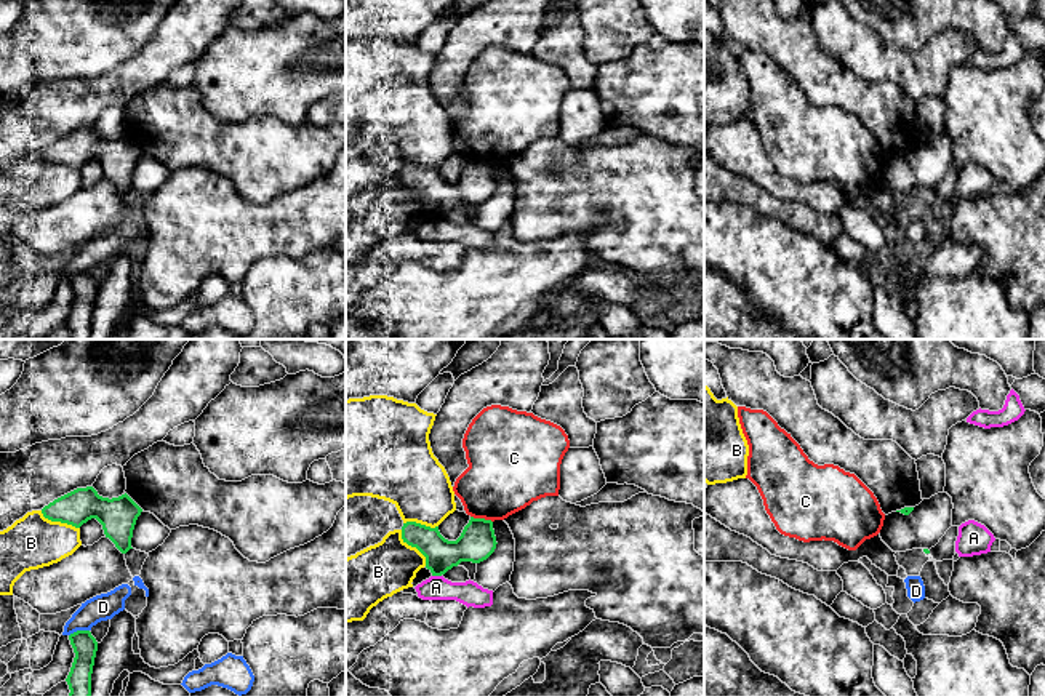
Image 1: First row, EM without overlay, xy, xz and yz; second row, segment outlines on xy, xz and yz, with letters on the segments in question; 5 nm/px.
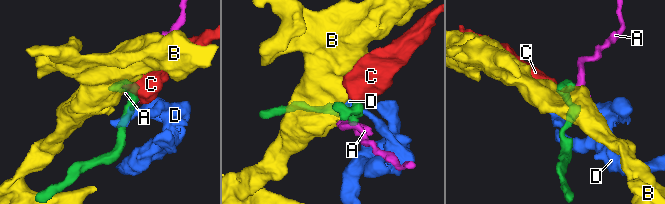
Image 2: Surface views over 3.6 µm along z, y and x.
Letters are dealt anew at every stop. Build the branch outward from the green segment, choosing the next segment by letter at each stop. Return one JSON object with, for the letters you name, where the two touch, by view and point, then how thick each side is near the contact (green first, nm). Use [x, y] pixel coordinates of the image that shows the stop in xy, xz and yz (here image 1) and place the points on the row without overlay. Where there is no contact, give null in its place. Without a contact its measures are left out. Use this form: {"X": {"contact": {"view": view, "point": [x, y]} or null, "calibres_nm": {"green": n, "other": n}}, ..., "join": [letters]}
{"join": []}

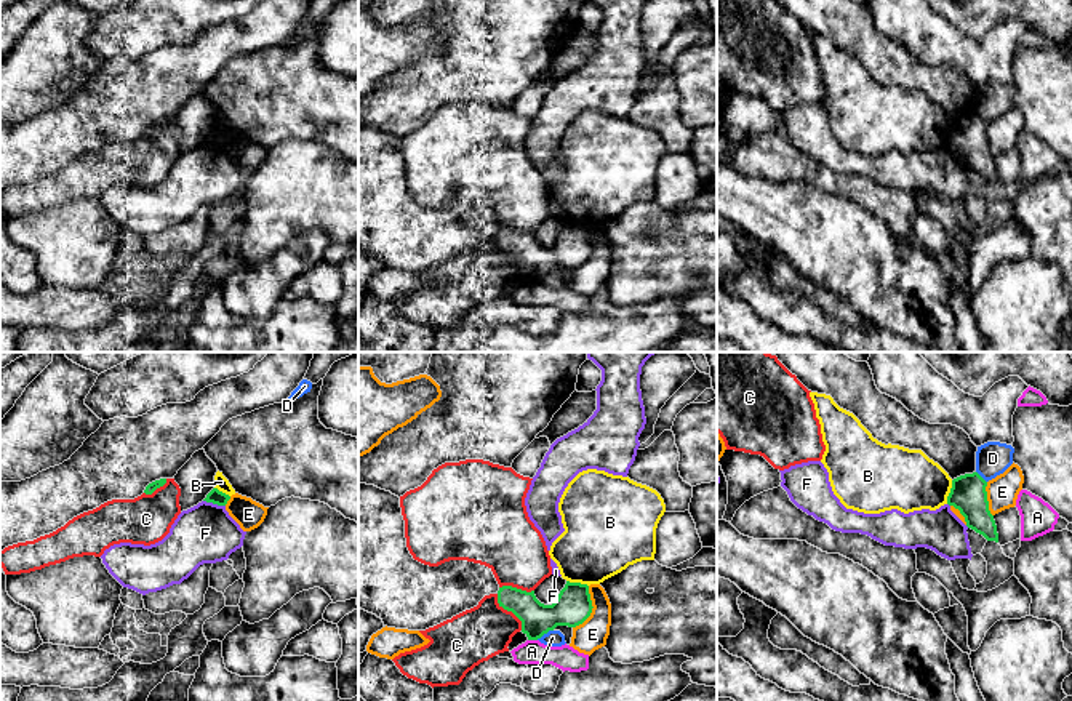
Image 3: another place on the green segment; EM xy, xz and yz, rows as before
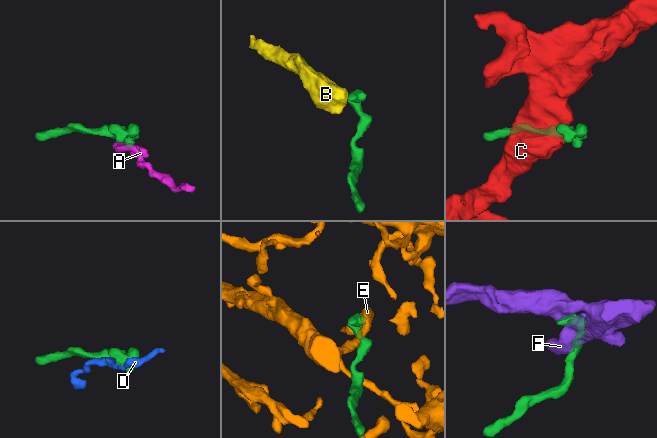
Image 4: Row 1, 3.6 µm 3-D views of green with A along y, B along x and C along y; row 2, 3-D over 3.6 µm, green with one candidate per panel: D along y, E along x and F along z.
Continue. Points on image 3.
{"D": {"contact": {"view": "xz", "point": [544, 274]}, "calibres_nm": {"green": 190, "other": 80}}, "join": ["D"]}

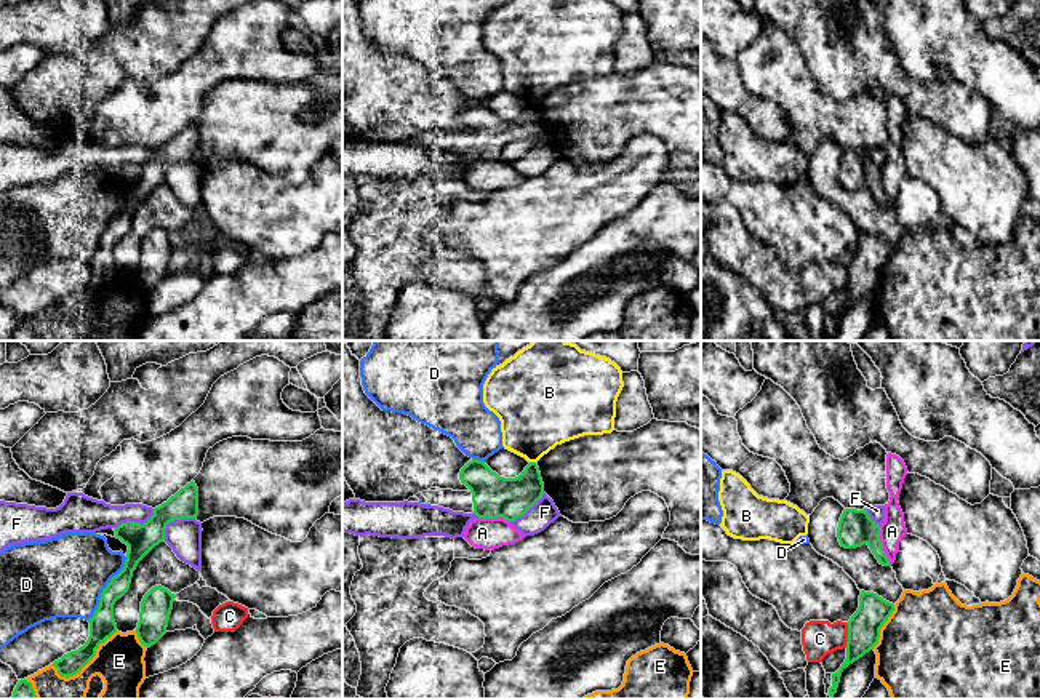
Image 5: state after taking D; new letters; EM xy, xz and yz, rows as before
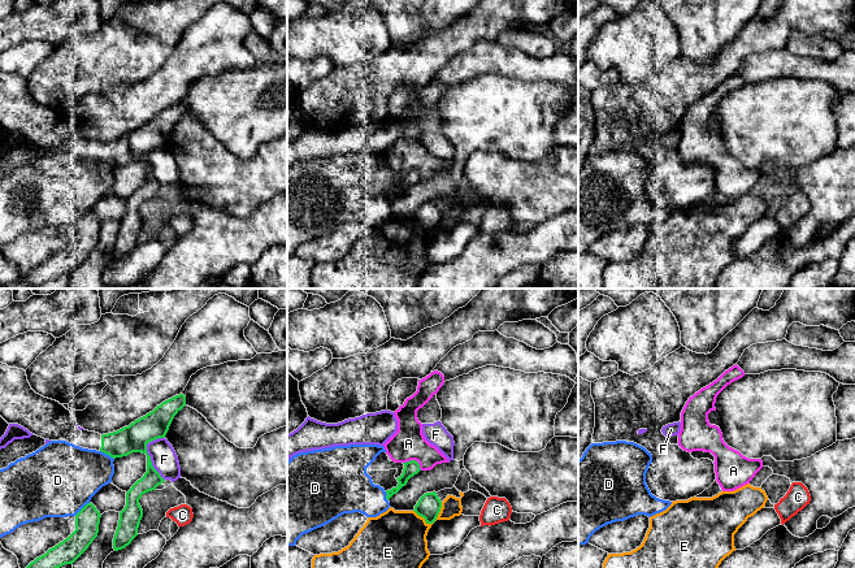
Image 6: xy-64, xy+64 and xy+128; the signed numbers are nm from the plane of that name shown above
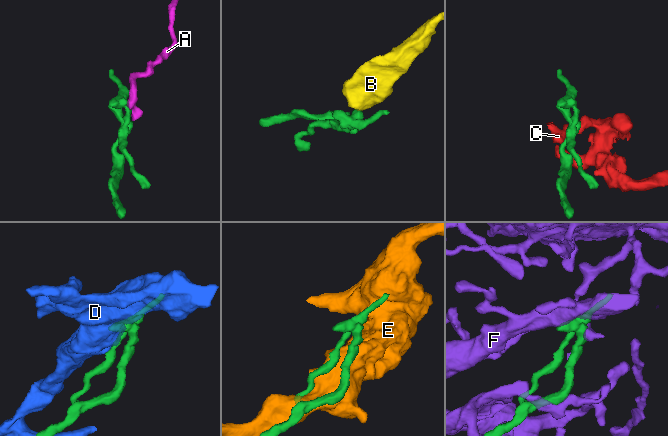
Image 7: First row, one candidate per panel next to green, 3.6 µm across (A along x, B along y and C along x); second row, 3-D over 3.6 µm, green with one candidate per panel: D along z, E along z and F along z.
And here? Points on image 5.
{"join": []}

